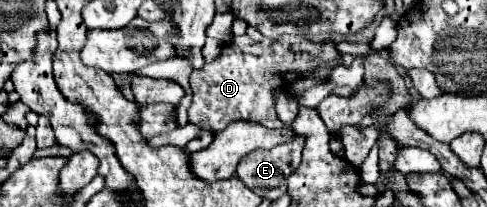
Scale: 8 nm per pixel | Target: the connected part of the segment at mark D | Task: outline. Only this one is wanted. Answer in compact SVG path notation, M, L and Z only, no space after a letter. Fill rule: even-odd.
M247 34L233 37L231 43L223 45L221 55L213 63L191 73L193 101L189 123L213 133L223 131L233 121L251 121L267 129L279 129L283 123L275 111L275 95L299 79L315 77L323 65L337 65L339 57L333 41L315 43L307 35L285 34L279 41L263 39L261 43L251 41Z

